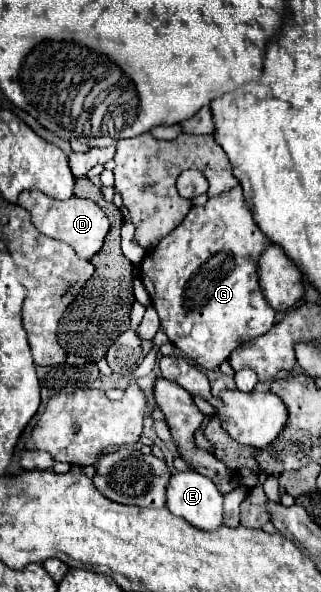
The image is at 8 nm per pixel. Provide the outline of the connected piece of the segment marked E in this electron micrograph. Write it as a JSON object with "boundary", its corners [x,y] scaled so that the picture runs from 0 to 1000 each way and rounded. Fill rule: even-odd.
{"boundary":[[[539,794],[520,821],[520,858],[639,899],[695,889],[695,834],[607,794]]]}

